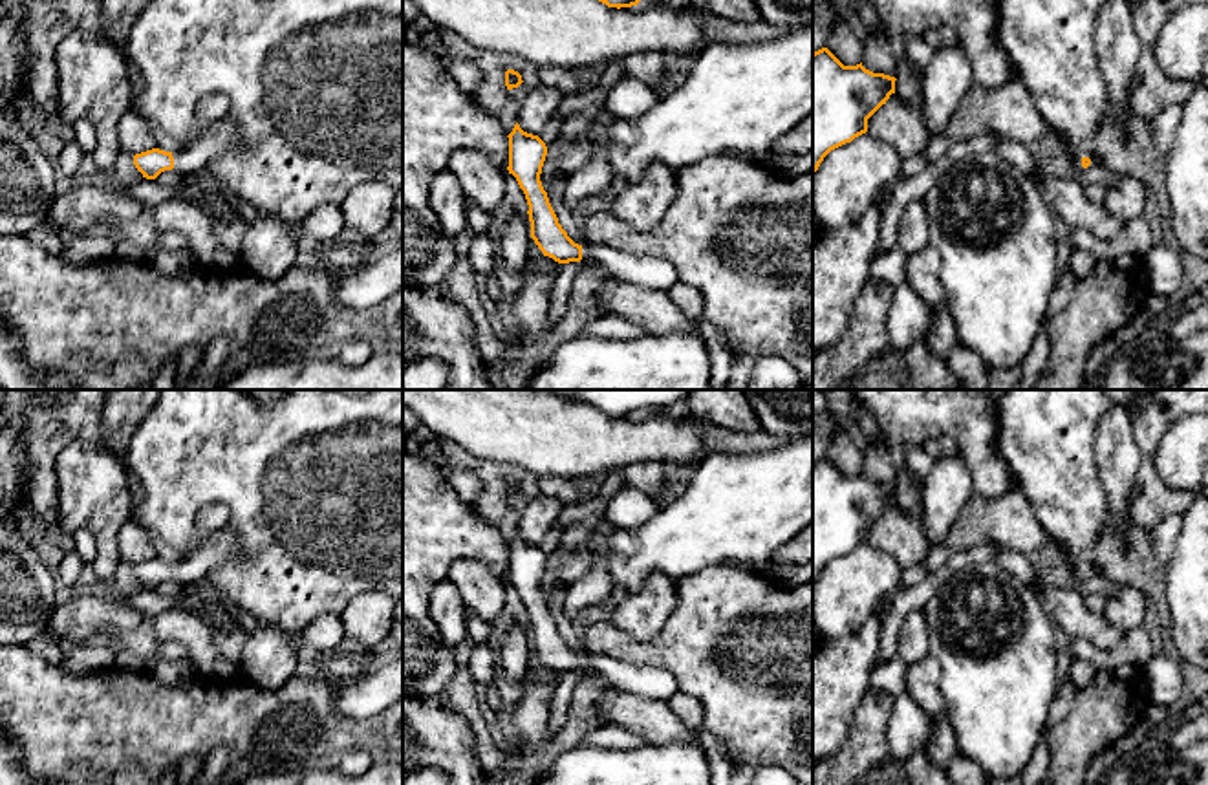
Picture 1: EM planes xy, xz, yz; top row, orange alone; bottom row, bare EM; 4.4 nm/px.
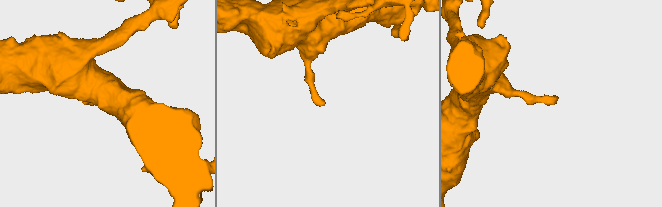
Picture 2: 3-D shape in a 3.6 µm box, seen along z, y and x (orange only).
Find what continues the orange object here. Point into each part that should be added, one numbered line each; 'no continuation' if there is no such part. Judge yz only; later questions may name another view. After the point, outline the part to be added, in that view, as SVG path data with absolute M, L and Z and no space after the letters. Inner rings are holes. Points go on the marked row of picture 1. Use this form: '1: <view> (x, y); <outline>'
1: yz (1077, 163); M1080 152L1076 159L1073 159L1071 170L1078 172L1078 170L1087 170L1096 163L1096 159L1089 154L1089 152Z

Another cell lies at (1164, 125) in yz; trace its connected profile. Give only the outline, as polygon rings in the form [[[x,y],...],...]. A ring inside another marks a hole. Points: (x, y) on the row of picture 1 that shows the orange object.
[[[1171,102],[1164,110],[1160,110],[1149,124],[1149,132],[1153,137],[1153,145],[1160,156],[1168,156],[1171,143],[1179,132],[1182,102]]]

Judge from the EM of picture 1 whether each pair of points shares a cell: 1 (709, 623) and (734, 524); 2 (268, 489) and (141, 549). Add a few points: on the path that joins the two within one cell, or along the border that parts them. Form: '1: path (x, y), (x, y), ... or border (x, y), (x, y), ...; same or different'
1: border (758, 569), (709, 566), (683, 577); different
2: border (132, 518), (158, 540); different

